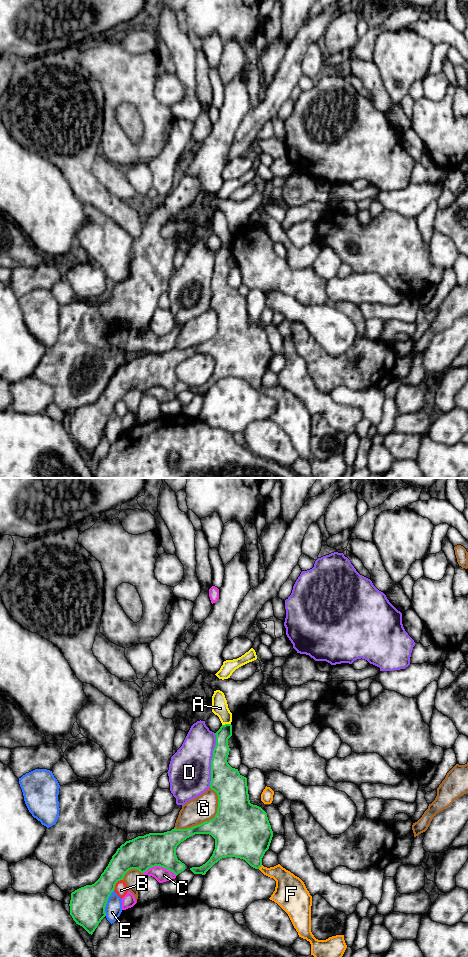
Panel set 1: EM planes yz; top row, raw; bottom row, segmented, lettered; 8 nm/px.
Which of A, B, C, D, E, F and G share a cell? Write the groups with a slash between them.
A / B / C / D / E / F / G

